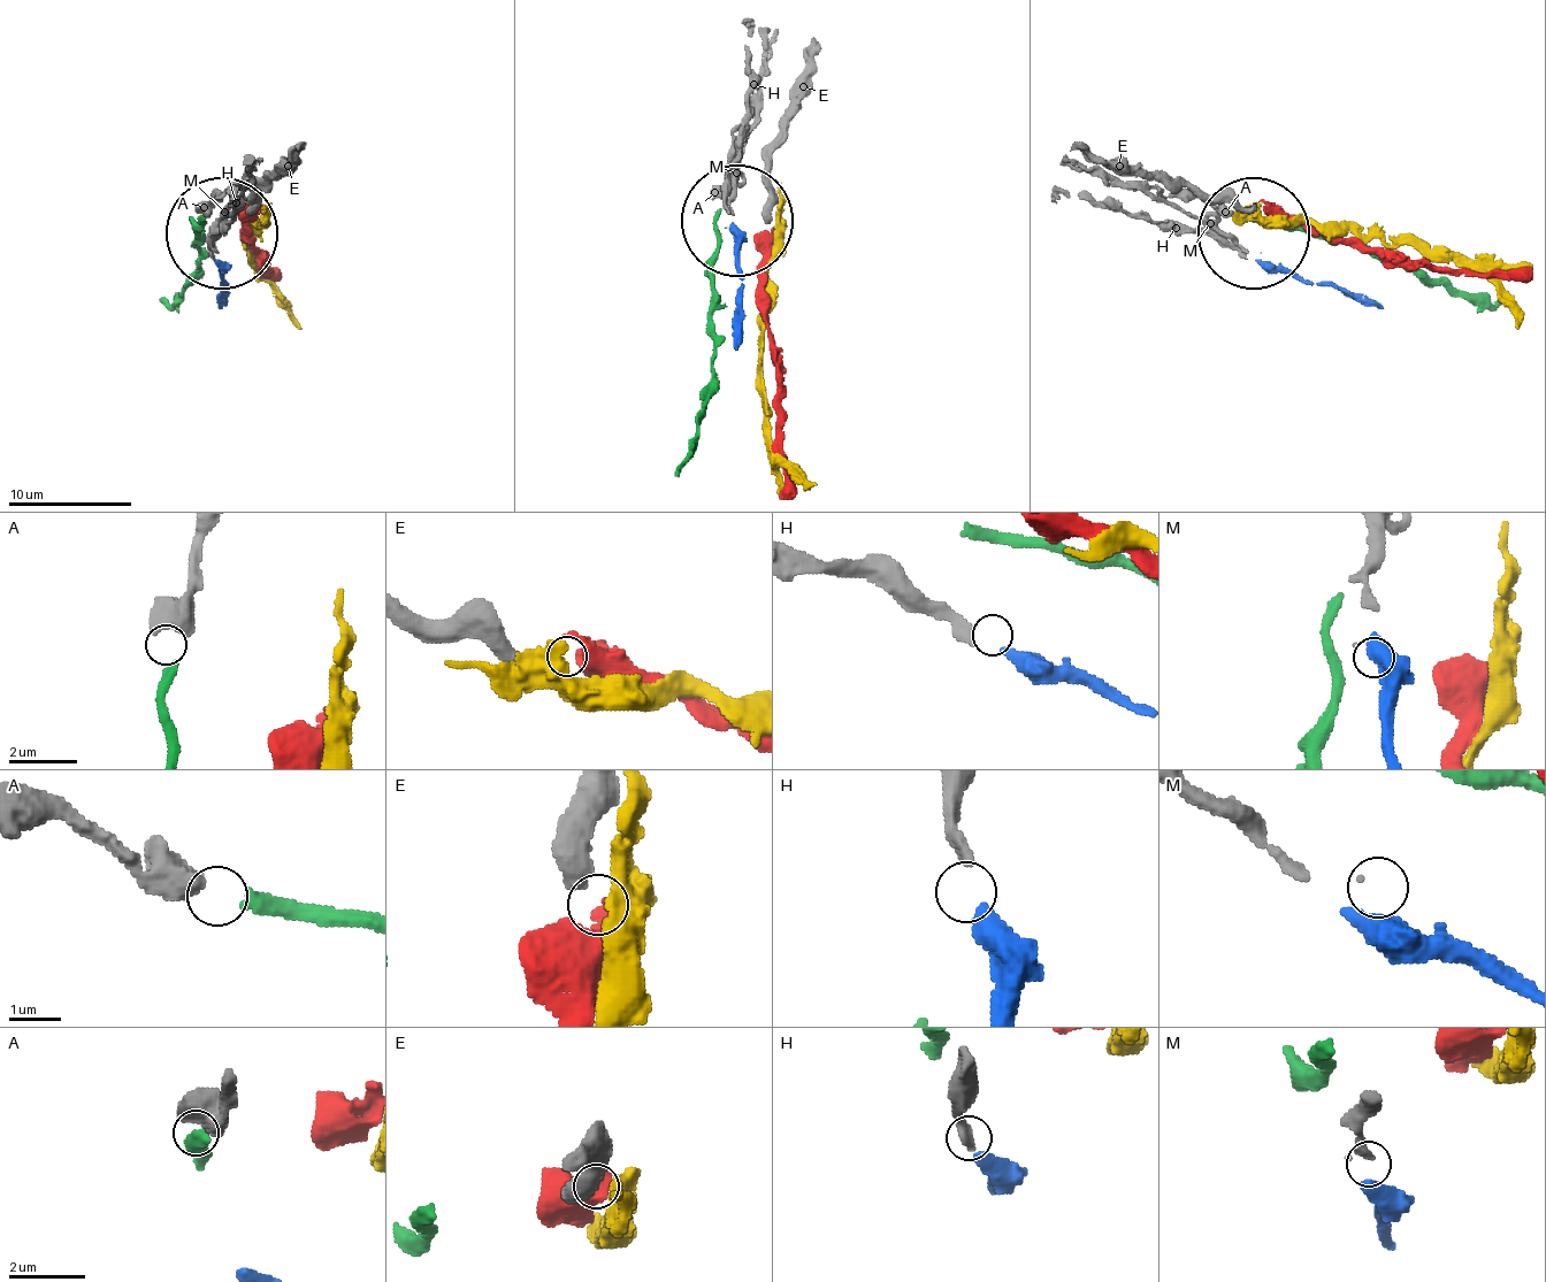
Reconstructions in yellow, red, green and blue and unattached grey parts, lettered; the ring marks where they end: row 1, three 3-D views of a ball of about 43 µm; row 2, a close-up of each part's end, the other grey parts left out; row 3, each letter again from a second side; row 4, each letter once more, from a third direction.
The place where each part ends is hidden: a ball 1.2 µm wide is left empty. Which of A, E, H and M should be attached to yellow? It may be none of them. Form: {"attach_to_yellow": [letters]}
{"attach_to_yellow": []}

